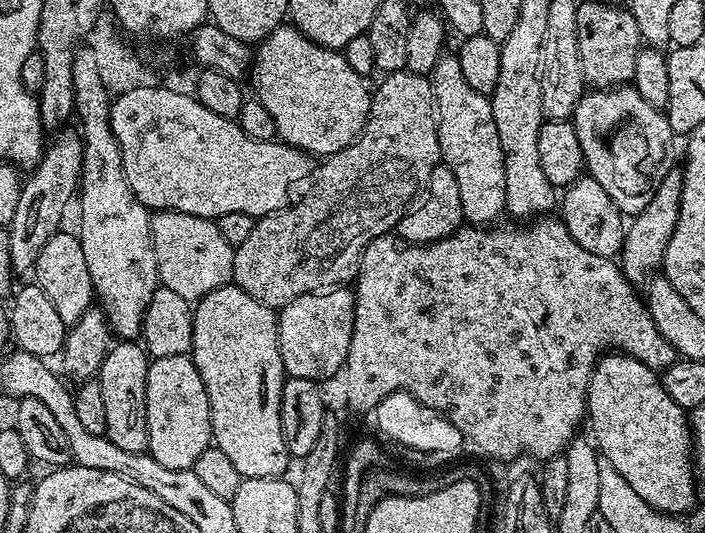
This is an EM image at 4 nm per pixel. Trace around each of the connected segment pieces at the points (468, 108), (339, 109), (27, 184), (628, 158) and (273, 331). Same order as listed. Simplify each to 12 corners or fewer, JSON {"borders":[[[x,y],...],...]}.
{"borders":[[[434,66],[440,158],[465,221],[506,209],[506,170],[491,99],[462,78]],[[295,26],[250,69],[277,137],[313,158],[350,147],[372,92],[343,51]],[[65,126],[20,186],[6,225],[17,277],[61,231],[84,141]],[[631,86],[570,121],[587,175],[634,218],[673,171],[667,115]],[[231,283],[190,355],[212,439],[242,478],[283,477],[277,313]]]}

